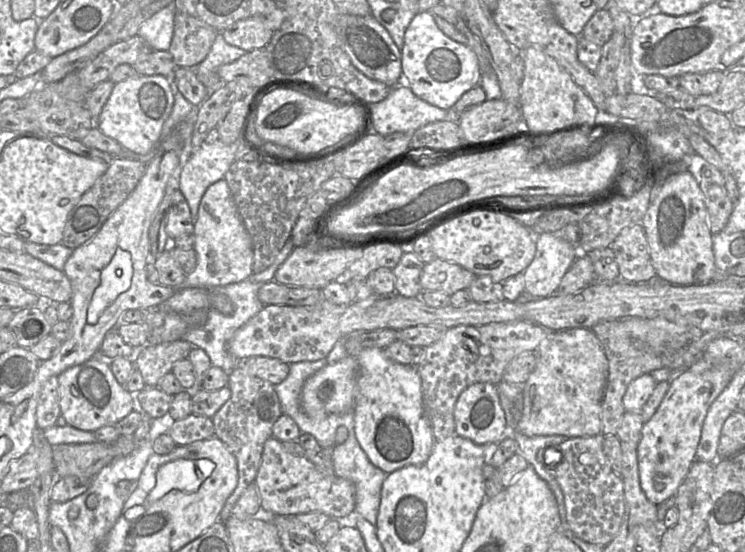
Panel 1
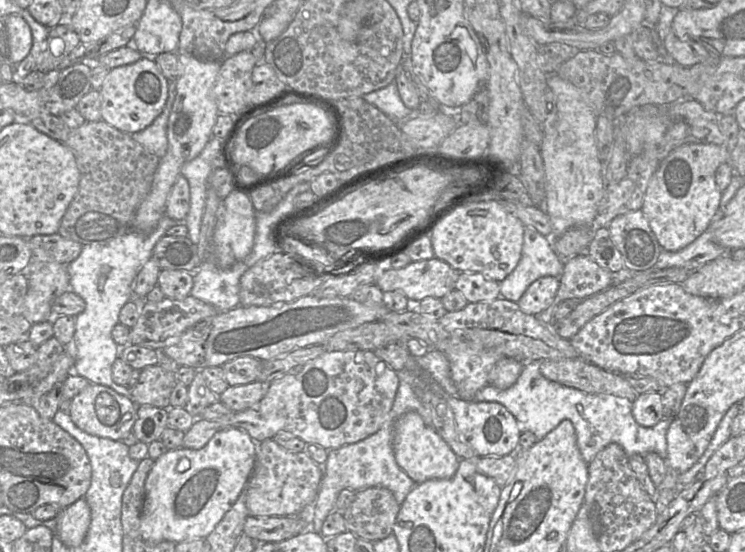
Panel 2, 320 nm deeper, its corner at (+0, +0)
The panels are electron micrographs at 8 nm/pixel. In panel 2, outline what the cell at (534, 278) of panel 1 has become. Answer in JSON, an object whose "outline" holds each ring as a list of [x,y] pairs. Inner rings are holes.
{"outline":[[[541,277],[526,289],[517,304],[523,313],[536,316],[552,304],[558,288],[559,278]]]}

